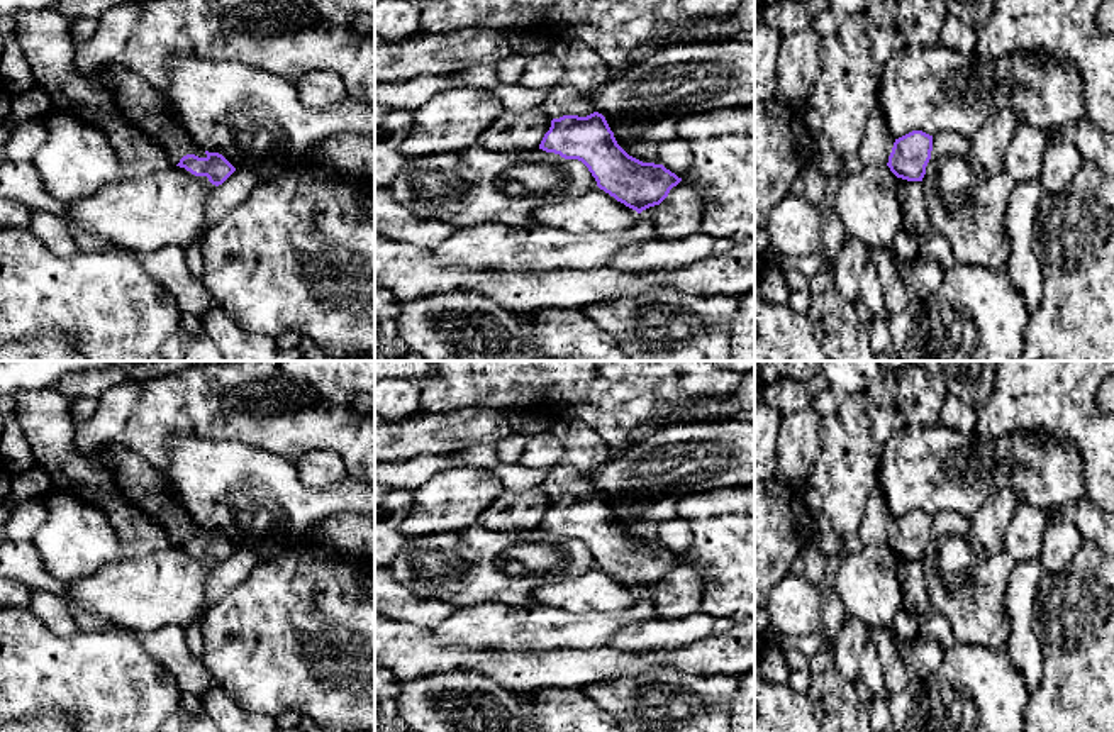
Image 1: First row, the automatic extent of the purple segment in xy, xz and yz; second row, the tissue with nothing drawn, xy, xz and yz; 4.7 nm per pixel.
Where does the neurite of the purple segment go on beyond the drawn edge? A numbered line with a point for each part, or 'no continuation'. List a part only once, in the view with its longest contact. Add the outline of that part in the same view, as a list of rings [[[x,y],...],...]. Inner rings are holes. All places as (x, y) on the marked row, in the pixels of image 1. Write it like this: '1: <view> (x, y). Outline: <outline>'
1: xz (563, 100). Outline: [[[558,85],[551,88],[541,108],[551,120],[560,119],[563,115],[587,117],[593,114],[590,100],[570,85]]]

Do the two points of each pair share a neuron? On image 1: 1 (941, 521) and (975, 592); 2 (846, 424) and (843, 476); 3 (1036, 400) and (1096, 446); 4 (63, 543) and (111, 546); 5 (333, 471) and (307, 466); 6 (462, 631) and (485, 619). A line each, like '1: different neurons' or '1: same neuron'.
1: same neuron
2: same neuron
3: same neuron
4: same neuron
5: same neuron
6: same neuron

